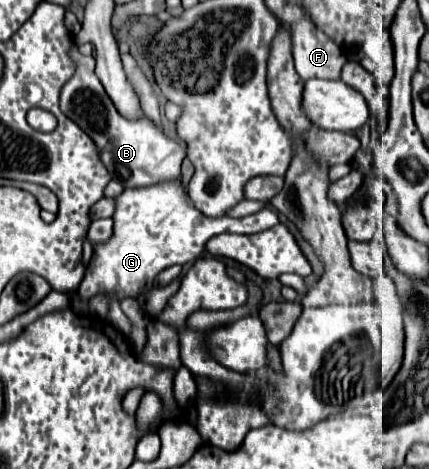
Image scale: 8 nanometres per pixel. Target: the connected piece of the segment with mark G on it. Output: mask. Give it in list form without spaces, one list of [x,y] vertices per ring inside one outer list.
[[[181,176],[175,180],[165,180],[143,188],[127,188],[121,196],[115,198],[115,202],[113,198],[103,197],[89,212],[91,220],[113,215],[115,228],[113,228],[113,238],[107,244],[95,246],[91,266],[77,290],[81,300],[89,300],[99,292],[109,292],[115,298],[139,296],[141,292],[151,290],[153,280],[161,270],[173,264],[195,262],[203,254],[205,244],[211,236],[221,232],[255,234],[279,224],[279,214],[273,208],[263,208],[261,212],[245,218],[231,218],[231,216],[219,220],[205,218],[193,206]]]

